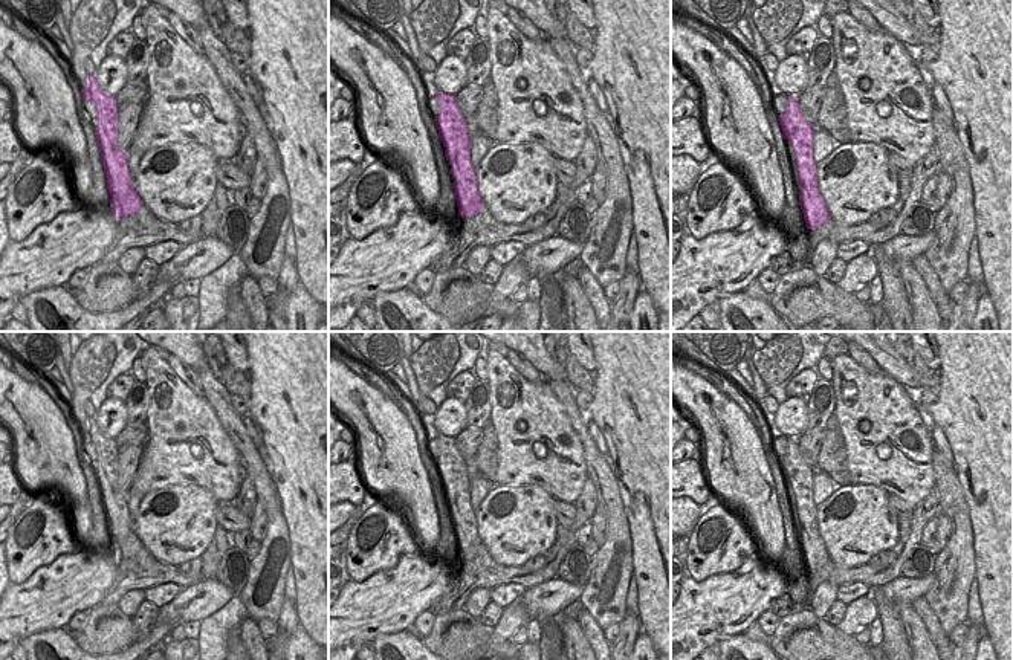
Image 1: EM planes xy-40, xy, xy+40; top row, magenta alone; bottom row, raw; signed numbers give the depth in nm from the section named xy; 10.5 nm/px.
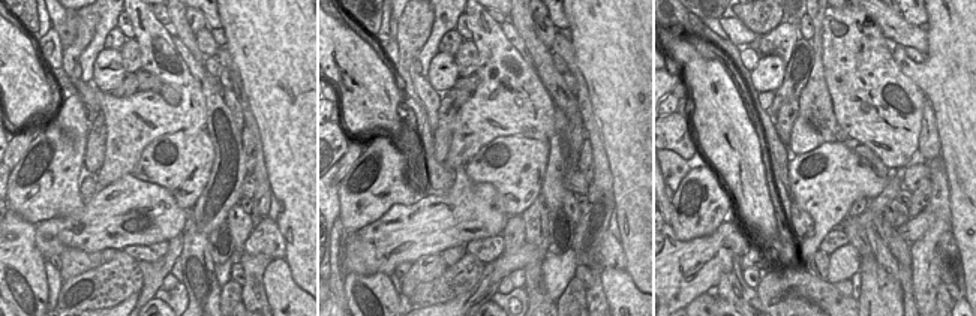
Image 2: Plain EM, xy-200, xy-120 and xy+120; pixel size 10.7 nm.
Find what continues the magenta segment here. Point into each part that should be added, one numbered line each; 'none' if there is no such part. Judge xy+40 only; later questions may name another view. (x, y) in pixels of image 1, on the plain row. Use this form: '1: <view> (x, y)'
none

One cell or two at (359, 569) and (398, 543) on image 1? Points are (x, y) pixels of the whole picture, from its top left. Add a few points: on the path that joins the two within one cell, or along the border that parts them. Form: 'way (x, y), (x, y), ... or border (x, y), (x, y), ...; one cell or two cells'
way (368, 559), (376, 552), (384, 552), (388, 547); one cell

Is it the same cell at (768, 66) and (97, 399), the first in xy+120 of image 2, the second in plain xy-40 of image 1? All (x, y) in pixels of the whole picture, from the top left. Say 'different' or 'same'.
different

